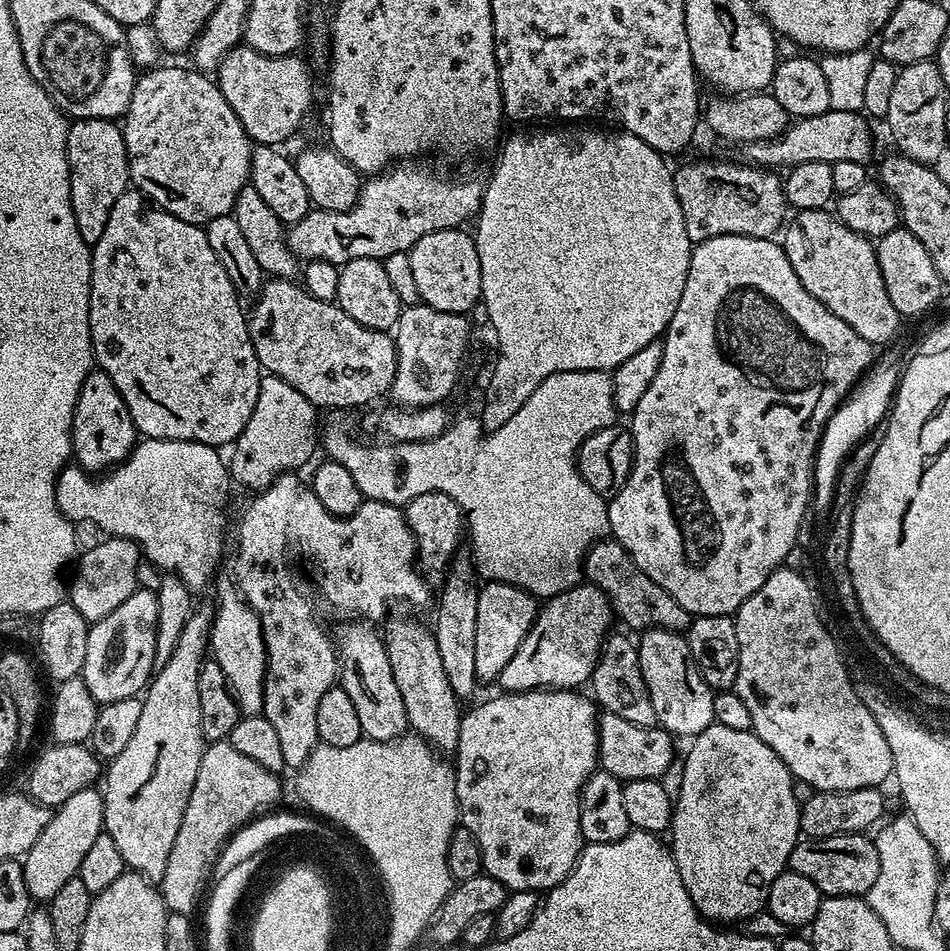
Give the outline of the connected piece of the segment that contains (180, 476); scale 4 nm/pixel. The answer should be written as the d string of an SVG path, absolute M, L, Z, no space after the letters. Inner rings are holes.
M141 439L132 453L115 468L103 474L89 474L79 466L66 466L60 471L60 477L56 480L56 501L66 519L73 522L85 520L88 524L93 524L96 528L101 528L104 534L121 536L127 540L133 540L140 547L143 559L148 560L156 568L164 568L165 573L175 574L186 582L186 586L191 588L193 593L200 594L200 591L212 580L212 575L216 572L216 567L220 564L220 555L224 552L224 507L228 504L228 484L230 485L229 465L225 457L220 457L215 447L211 444L194 442L193 440L149 440Z

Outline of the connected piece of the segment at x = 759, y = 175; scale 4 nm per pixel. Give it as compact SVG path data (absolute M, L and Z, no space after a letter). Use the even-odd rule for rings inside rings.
M700 160L697 164L684 164L673 171L678 206L682 206L682 222L686 222L686 234L693 245L715 236L749 236L766 240L781 231L786 220L784 211L790 208L784 199L783 179L763 166L751 162L739 163Z

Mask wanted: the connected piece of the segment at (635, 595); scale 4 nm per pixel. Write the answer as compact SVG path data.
M611 538L597 540L584 555L583 575L587 583L593 584L595 588L602 590L602 594L606 594L606 598L612 603L615 619L619 623L621 620L622 623L629 624L636 628L635 630L661 628L683 633L694 619L692 613L678 606L678 602L674 602L674 598L670 598L670 594L666 594L666 590L658 586L658 582L646 578L646 574L638 570L628 551Z

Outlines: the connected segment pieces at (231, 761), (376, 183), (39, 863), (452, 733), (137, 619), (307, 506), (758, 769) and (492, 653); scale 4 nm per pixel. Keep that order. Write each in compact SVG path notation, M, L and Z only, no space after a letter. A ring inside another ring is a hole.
M227 740L209 743L202 754L202 766L198 766L198 778L194 778L194 790L190 790L190 802L186 802L186 814L182 814L182 826L178 826L178 838L174 838L174 850L170 850L170 858L166 861L166 874L162 874L158 882L160 897L165 900L174 896L176 900L176 894L180 892L176 886L176 866L194 866L194 856L210 856L212 852L221 852L233 833L265 810L271 809L271 804L280 796L280 779L277 773L246 758L246 754L238 754L238 750L234 750Z
M400 162L387 170L365 179L356 195L356 205L345 212L322 212L311 210L312 200L306 194L306 186L296 173L296 178L256 178L249 176L249 185L258 191L265 199L266 206L277 214L281 223L291 226L286 232L288 249L301 261L325 260L334 265L342 265L354 258L374 258L383 262L390 254L411 252L418 238L426 238L434 230L460 228L471 221L480 211L484 199L484 189L481 181L476 180L447 180L428 168L419 168L416 162Z
M95 787L78 790L78 794L70 794L66 802L58 805L42 834L38 834L38 842L34 842L34 846L30 846L28 853L22 857L28 895L33 901L52 900L66 882L77 879L82 858L86 858L94 838L103 832L104 798Z
M390 620L387 621L388 632L383 633L384 645L394 682L398 682L398 691L406 705L408 727L415 735L435 745L441 753L455 753L460 733L461 701L446 678L435 634L427 623L424 625L420 620Z
M137 587L134 594L130 594L130 598L126 598L126 602L122 602L122 606L118 606L114 610L110 610L110 614L106 614L106 618L95 621L88 629L88 637L86 638L86 662L84 663L84 671L82 679L86 682L86 690L90 690L90 694L96 700L97 705L103 706L112 702L119 702L123 699L139 697L141 693L147 689L153 675L156 663L156 635L158 634L158 598L155 591L151 587Z
M285 474L277 477L268 488L263 491L257 491L249 502L248 509L240 516L240 529L236 532L236 580L238 591L248 607L254 610L254 614L260 620L262 626L262 634L264 635L264 645L266 646L266 674L264 675L264 711L263 715L274 725L274 731L278 733L278 739L282 745L282 758L285 765L289 769L299 770L302 765L308 761L308 756L316 747L320 735L318 734L318 702L322 702L322 694L326 694L326 690L330 690L337 683L338 673L340 670L340 661L336 654L336 646L331 635L324 633L324 628L320 625L320 620L316 617L316 608L312 605L312 600L308 597L308 588L300 581L298 573L292 569L292 552L296 556L305 556L308 564L312 567L312 572L316 575L316 584L320 587L320 592L333 604L336 608L341 608L344 612L352 612L353 617L363 618L368 622L383 621L385 619L384 611L388 608L388 596L392 600L405 600L408 604L424 604L428 600L429 581L422 575L416 558L416 539L410 530L408 520L404 517L403 511L397 505L387 504L386 502L378 502L377 500L365 500L363 504L358 506L358 510L354 510L354 514L349 516L335 516L330 514L330 510L326 510L326 506L322 506L322 502L318 502L318 498L312 493L311 487L307 483L304 484L296 474Z
M714 722L706 730L702 730L702 734L691 737L689 744L692 745L689 746L688 753L684 756L684 769L680 772L680 789L675 789L674 792L672 823L670 825L670 837L672 836L670 851L676 863L678 874L682 878L682 886L686 886L694 906L705 920L715 922L720 926L735 925L732 924L735 920L747 922L752 917L757 916L759 912L765 911L770 886L774 882L774 878L778 878L778 874L782 874L788 868L790 854L801 839L801 804L794 798L795 779L786 766L786 762L782 762L782 758L778 758L778 754L774 754L774 750L770 750L770 746L766 746L766 742L762 742L762 738L758 738L755 732L746 728L731 728Z
M500 580L485 583L479 591L478 616L475 623L475 673L477 681L492 680L492 682L496 682L499 681L506 662L510 662L510 658L514 658L514 650L518 650L522 638L526 638L538 611L538 600L526 590L513 584L503 584Z

